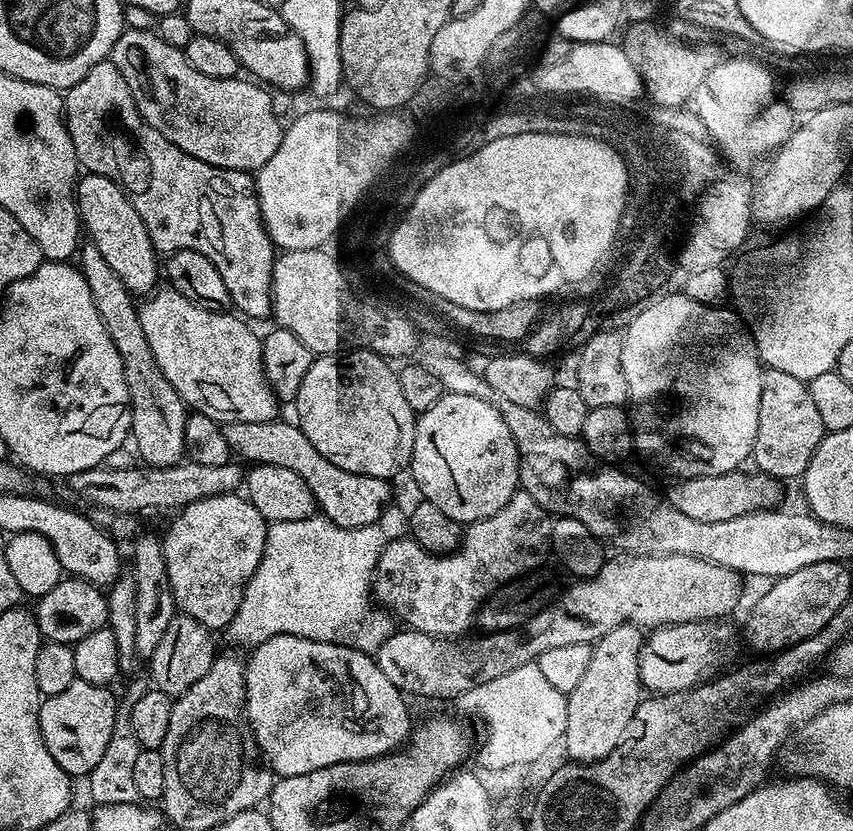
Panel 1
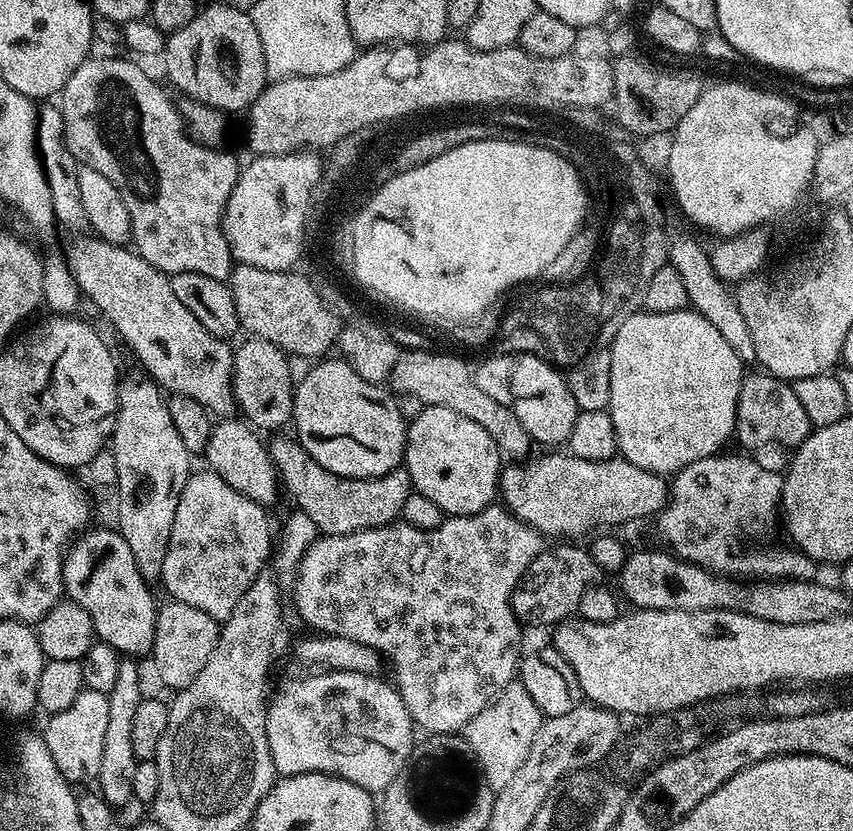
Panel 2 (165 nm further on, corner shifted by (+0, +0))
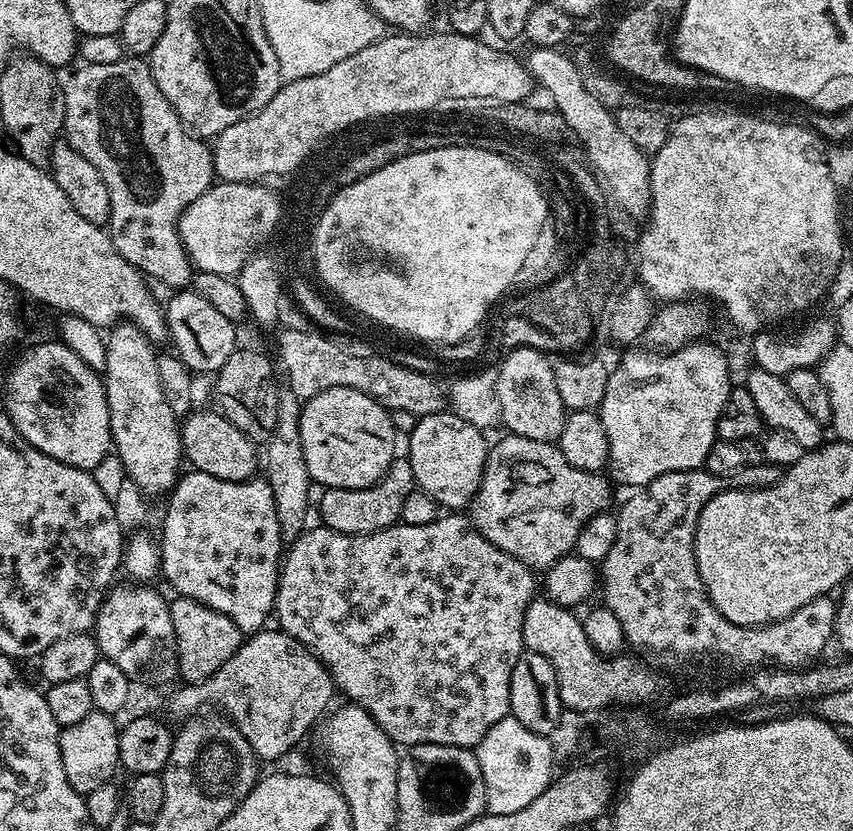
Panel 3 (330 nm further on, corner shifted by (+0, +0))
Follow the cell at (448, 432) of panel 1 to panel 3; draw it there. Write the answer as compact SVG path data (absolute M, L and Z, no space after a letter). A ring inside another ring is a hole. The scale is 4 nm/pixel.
M451 410L419 417L414 430L406 438L406 455L410 470L414 470L416 488L430 494L441 509L467 509L480 489L480 479L488 457L490 444L484 441L484 436L481 429L470 426L470 422Z

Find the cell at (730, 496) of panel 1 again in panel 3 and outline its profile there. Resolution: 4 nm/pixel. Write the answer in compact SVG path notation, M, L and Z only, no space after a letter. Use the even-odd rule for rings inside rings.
M504 434L497 444L493 443L488 449L480 489L470 505L470 519L482 538L486 538L486 542L494 542L498 550L506 550L506 554L518 558L518 562L522 562L527 568L547 570L554 566L556 560L575 549L578 534L582 526L590 522L590 518L594 518L599 512L609 511L611 487L613 485L607 475L570 466L570 462L562 458L562 450L555 443L534 442L534 438Z

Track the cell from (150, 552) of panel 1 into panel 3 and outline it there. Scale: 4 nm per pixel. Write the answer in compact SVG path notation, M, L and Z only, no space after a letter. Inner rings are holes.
M121 322L107 329L106 366L102 373L110 410L114 453L132 480L149 498L167 497L182 475L184 448L180 444L181 421L170 410L158 379L157 345L136 324Z

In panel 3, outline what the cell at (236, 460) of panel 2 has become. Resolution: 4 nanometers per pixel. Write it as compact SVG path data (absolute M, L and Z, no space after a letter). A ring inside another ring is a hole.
M193 410L183 417L180 425L180 444L184 448L184 460L195 471L214 474L226 482L242 482L253 479L258 472L258 444L251 440L234 422L230 422L219 411L199 412Z

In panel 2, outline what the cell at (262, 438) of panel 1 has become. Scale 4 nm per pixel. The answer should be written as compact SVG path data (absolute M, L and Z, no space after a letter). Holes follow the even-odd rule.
M276 434L273 440L269 439L267 441L268 445L268 453L270 454L270 458L272 459L272 464L276 467L276 475L279 476L280 482L285 493L288 492L290 495L296 499L295 507L299 509L299 511L304 512L306 514L306 518L310 518L310 522L314 522L314 526L316 527L317 533L326 535L326 536L341 536L342 534L354 534L355 532L361 532L362 530L370 530L371 528L381 528L382 526L386 526L387 524L395 524L397 521L401 519L400 511L402 510L402 506L406 506L406 498L410 498L410 494L414 491L412 486L412 479L410 478L410 474L408 473L408 469L401 466L395 468L394 470L390 470L386 474L382 474L381 476L371 476L370 478L362 478L359 480L358 478L350 478L349 476L339 476L338 474L334 474L330 470L326 470L319 464L318 462L314 462L314 458L300 445L300 441L293 438L291 435L288 436L280 436L284 434Z

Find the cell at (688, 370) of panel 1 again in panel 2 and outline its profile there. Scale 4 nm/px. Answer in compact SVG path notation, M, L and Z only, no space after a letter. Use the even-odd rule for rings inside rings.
M691 307L679 308L673 312L650 312L639 310L633 316L628 316L620 324L616 337L612 340L610 351L610 402L607 412L612 415L614 430L616 431L616 447L619 455L625 460L634 462L634 466L642 466L642 470L650 470L661 474L675 474L690 462L698 462L698 458L717 455L727 440L733 439L736 431L736 407L738 406L738 390L742 386L746 375L745 361L734 354L734 349L728 345L726 338L711 322L706 322L702 314L698 314Z

